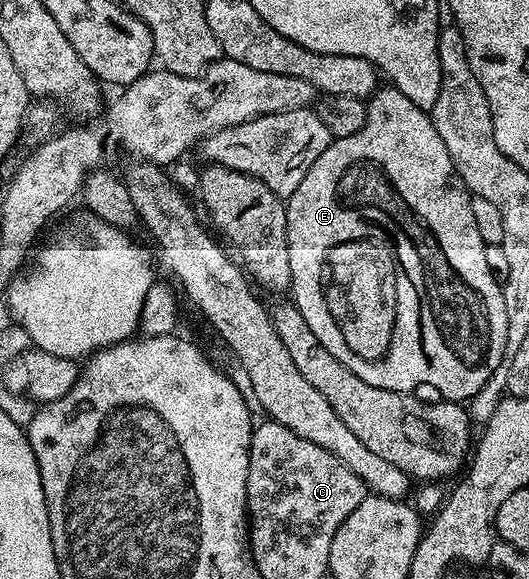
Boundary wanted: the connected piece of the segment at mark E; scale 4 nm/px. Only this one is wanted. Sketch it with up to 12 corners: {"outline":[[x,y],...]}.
{"outline":[[386,84],[286,202],[289,293],[364,384],[476,397],[508,312]]}

